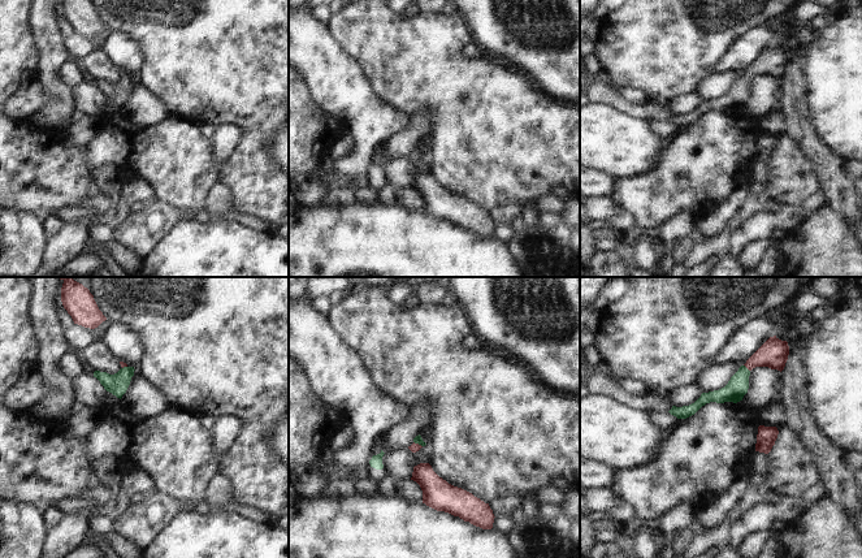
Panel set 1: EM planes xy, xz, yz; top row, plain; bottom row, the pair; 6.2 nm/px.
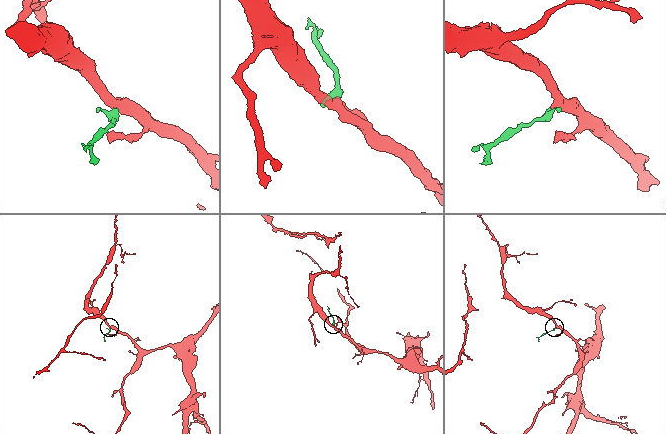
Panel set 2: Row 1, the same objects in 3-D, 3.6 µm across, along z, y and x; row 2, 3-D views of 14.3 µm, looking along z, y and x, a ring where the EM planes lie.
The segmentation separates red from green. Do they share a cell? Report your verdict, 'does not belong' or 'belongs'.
belongs

